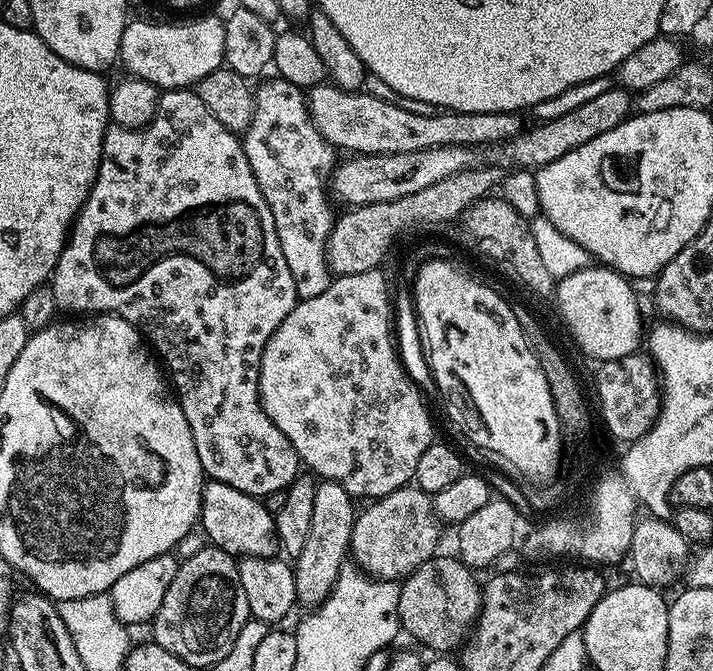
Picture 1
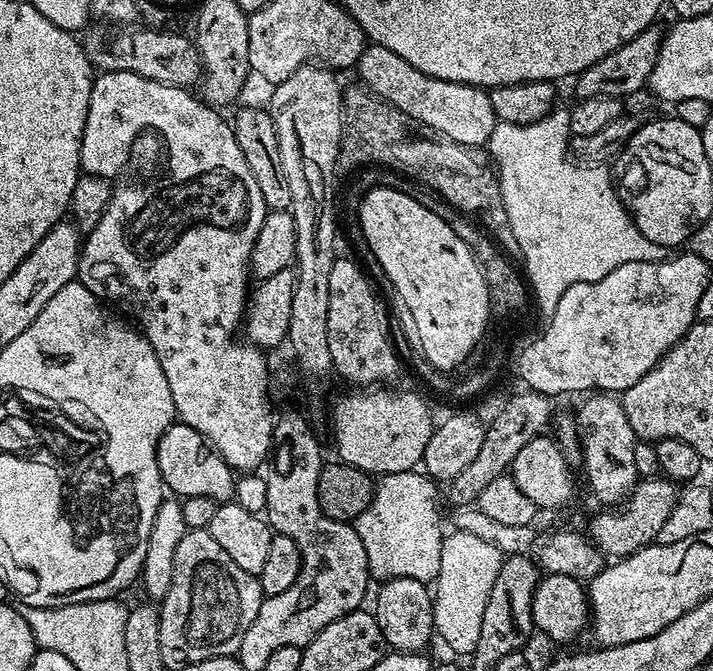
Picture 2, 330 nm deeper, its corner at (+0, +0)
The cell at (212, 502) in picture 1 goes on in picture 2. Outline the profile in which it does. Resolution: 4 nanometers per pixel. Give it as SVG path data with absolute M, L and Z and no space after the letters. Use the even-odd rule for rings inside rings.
M179 422L169 423L158 442L158 470L164 479L164 487L173 497L210 498L228 502L236 495L237 473L216 453L198 430Z

